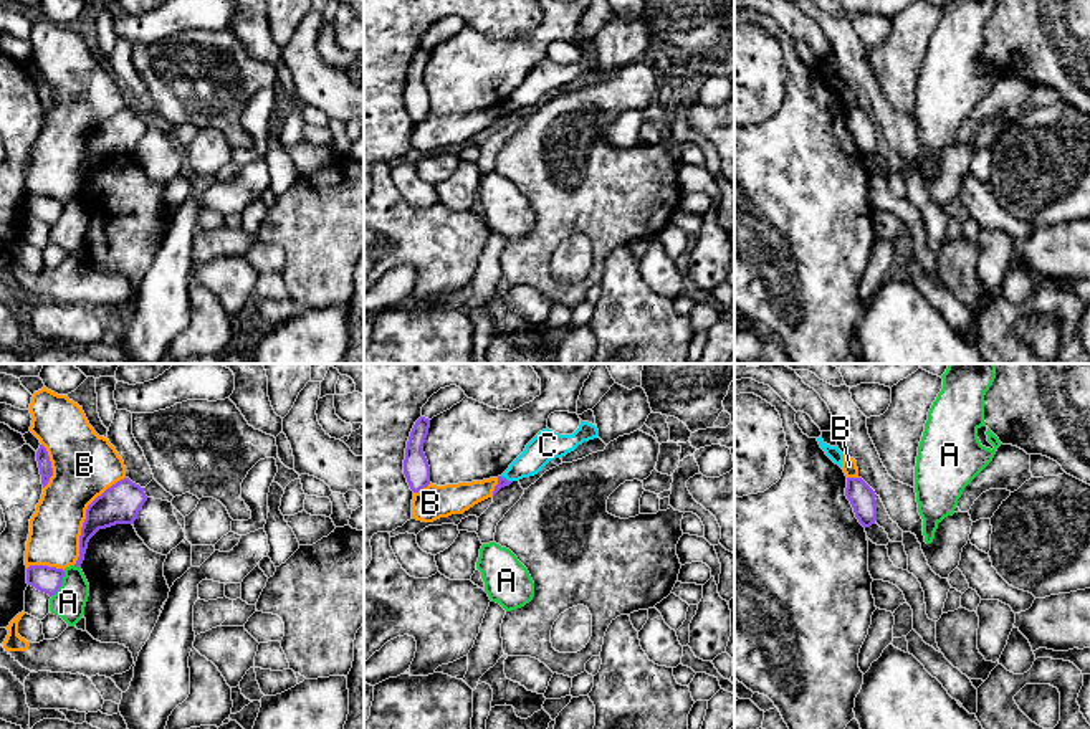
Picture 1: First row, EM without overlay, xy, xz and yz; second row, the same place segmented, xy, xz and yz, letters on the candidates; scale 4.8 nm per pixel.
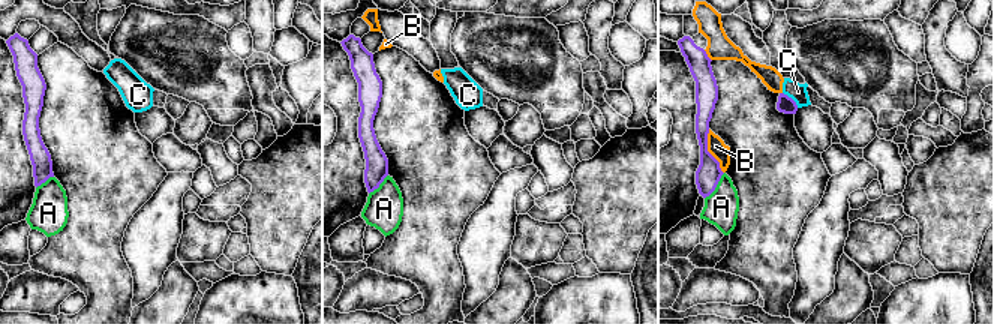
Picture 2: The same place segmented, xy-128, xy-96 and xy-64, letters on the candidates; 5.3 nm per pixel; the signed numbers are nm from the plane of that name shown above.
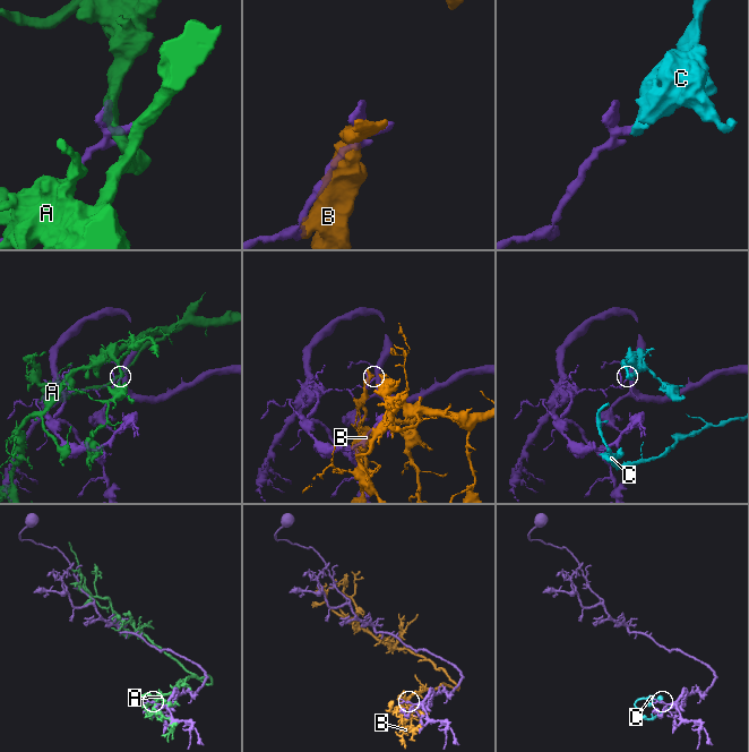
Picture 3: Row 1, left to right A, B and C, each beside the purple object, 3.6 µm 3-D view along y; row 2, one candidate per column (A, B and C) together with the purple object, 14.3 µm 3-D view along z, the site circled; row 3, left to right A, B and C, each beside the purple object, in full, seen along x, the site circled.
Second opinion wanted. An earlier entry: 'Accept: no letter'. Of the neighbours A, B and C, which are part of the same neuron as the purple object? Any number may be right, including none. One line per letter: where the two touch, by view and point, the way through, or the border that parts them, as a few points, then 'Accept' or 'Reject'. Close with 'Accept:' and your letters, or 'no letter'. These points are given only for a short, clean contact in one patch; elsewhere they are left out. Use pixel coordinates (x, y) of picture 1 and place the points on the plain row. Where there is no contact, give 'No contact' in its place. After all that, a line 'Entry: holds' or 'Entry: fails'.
A: Touches purple at xy (60, 214). Reject
B: Touches purple at xy (86, 147). Reject
C: Touches purple at xz (505, 108). Boundary: xz (501, 104), (511, 111). Reject
Accept: no letter
Entry: holds

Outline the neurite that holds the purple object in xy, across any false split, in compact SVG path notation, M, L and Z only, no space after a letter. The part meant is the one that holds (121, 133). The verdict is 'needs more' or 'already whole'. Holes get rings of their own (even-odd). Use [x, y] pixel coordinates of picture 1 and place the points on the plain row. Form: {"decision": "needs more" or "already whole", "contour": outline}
{"decision": "already whole", "contour": "M124 107L108 117L86 139L86 149L79 165L79 187L74 197L81 197L89 169L99 160L116 154L134 154L147 126L144 117Z"}

